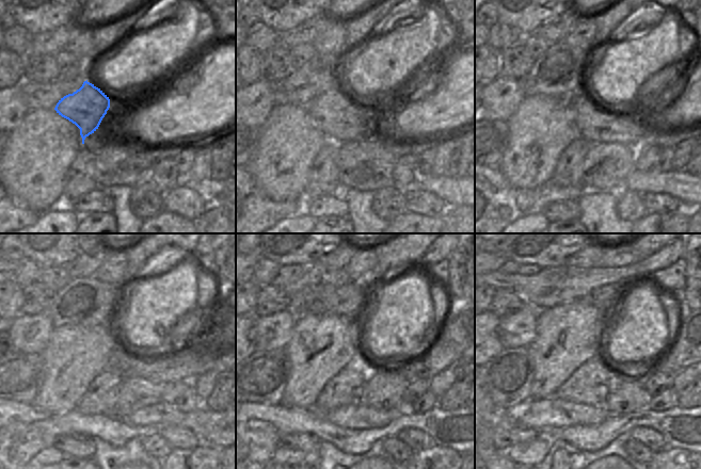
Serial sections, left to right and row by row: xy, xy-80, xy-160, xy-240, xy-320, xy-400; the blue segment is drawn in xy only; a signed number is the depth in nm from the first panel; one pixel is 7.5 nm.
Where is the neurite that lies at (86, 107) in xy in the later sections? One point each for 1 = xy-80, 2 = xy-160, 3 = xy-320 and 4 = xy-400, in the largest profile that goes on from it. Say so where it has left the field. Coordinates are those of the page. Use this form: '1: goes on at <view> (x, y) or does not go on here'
1: goes on at xy-80 (335, 113)
2: goes on at xy-160 (593, 123)
3: goes on at xy-320 (452, 340)
4: goes on at xy-400 (691, 345)

